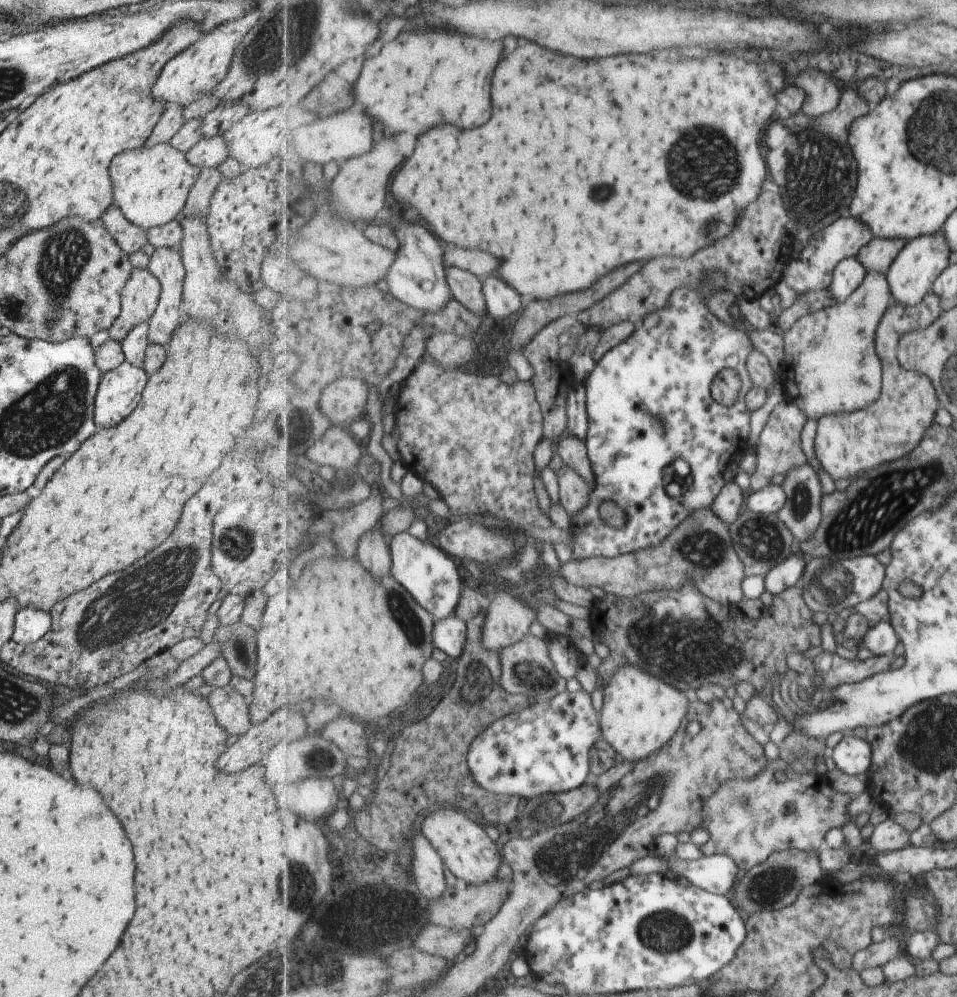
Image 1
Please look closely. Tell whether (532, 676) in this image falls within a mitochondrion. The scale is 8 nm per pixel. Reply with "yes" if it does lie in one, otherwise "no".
yes

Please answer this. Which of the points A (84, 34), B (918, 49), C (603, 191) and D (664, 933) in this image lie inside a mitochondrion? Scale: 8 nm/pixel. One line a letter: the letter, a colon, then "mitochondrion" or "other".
A: other
B: other
C: mitochondrion
D: mitochondrion

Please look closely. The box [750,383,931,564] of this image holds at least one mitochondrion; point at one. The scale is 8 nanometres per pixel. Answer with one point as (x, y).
(800, 505)

